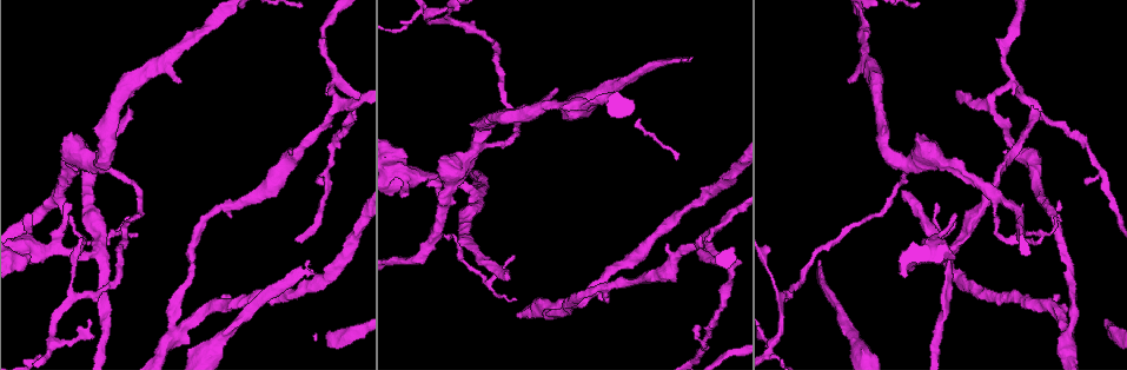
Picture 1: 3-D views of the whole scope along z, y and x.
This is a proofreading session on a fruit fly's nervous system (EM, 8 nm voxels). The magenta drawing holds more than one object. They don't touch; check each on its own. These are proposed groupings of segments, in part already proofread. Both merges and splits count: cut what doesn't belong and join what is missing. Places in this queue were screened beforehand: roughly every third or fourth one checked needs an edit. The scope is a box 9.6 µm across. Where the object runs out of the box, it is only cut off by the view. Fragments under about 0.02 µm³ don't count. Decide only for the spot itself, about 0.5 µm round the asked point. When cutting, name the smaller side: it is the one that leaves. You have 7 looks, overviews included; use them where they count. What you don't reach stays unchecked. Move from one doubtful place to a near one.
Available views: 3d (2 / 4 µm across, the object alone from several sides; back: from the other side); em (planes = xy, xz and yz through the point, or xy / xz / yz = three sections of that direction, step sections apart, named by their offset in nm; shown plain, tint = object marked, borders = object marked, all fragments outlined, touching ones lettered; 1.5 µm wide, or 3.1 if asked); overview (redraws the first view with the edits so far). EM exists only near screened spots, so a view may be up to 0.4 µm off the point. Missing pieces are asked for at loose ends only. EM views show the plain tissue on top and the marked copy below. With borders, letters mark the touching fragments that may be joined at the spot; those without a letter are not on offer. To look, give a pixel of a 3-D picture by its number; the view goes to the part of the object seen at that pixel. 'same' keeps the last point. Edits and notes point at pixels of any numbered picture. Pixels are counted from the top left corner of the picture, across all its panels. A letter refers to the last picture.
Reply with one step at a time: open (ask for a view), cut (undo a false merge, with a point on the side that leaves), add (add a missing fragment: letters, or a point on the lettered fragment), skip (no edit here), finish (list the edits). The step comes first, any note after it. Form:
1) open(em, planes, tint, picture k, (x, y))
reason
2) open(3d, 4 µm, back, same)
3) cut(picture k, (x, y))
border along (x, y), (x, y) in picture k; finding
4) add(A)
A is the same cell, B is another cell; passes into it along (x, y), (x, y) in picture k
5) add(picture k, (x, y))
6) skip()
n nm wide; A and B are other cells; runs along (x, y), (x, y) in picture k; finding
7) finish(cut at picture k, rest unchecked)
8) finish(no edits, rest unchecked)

open(em, 3.1 µm, xz, step 16, tint, picture 1, (711, 252))
arms part here

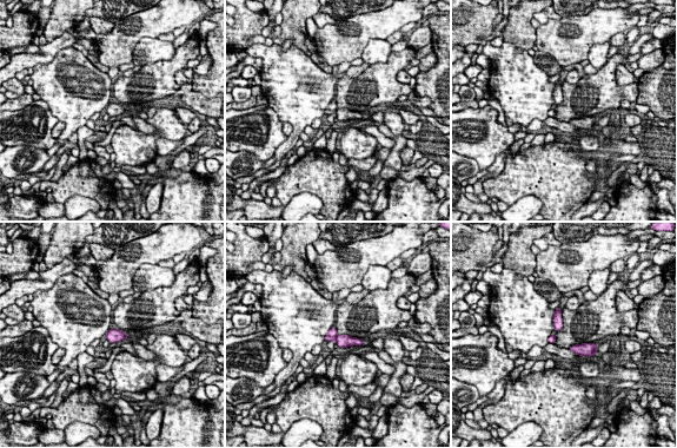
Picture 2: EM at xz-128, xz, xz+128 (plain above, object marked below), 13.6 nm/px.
open(em, 3.1 µm, xy, step 16, borders, same)
cut it another way

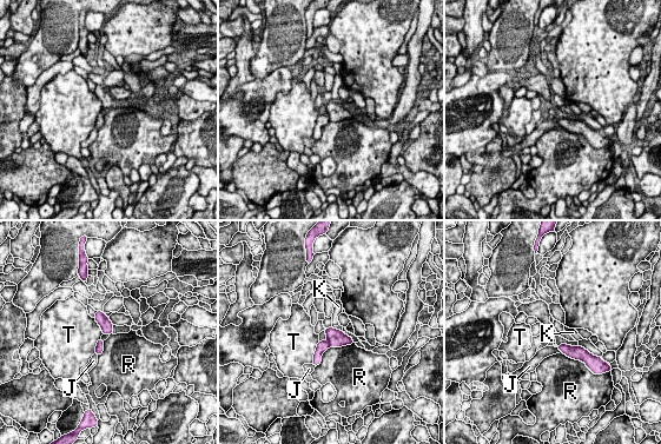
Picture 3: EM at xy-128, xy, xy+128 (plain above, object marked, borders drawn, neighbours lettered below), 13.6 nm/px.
cut(picture 3, (336, 338))
J, K, R and T are other cells; border along (328, 343), (330, 346) in picture 3; two neurons meet here

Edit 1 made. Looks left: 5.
open(overview)
see it whole again

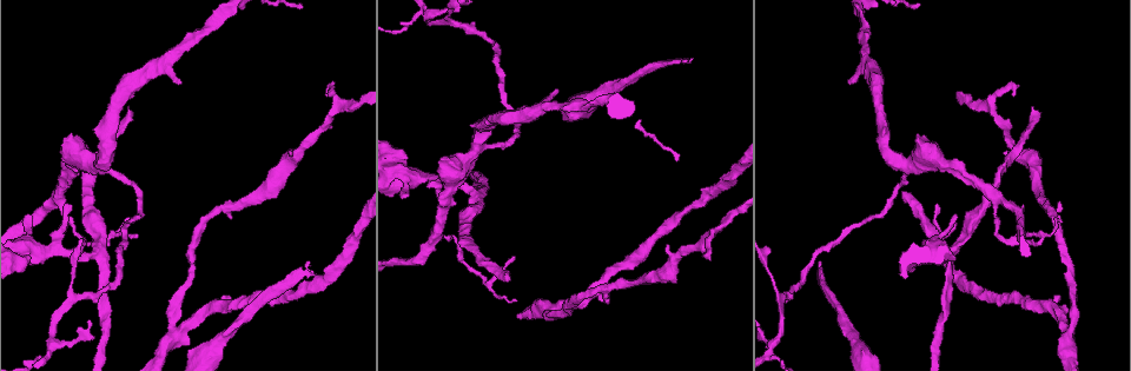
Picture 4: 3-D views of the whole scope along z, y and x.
open(3d, 2 µm, picture 4, (314, 273))
tapers out

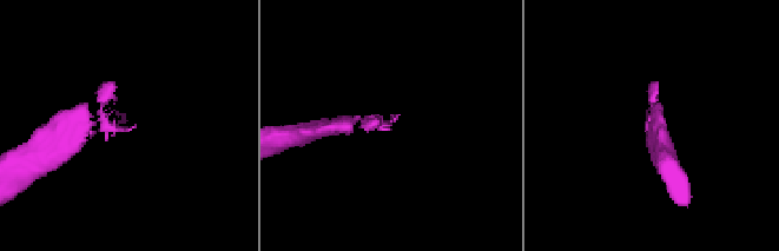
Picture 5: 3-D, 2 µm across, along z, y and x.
open(em, planes, borders, picture 5, (130, 129))

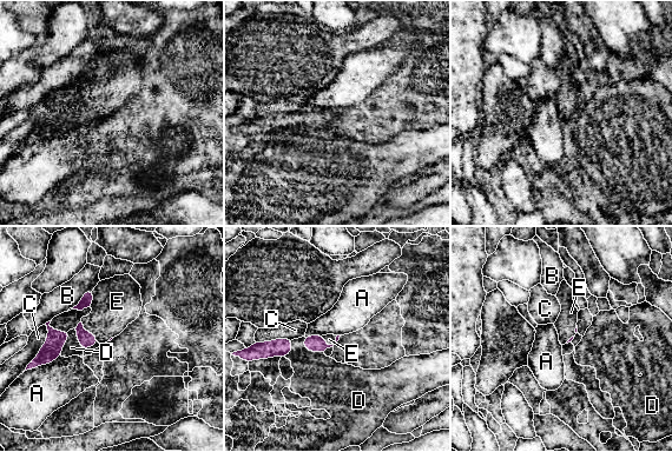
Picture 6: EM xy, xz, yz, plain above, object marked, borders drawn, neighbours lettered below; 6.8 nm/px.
add(E)
E is the same cell, A, B, C and D are other cells; passes into it along (84, 338), (91, 333), (114, 306) in picture 6; it goes on there

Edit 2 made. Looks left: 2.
open(em, planes, tint, picture 4, (54, 341))
four arms meet

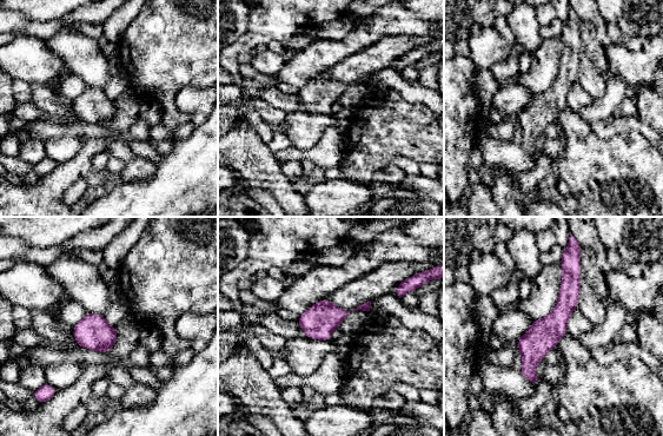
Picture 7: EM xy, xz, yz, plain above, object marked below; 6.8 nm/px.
open(em, planes, borders, same)

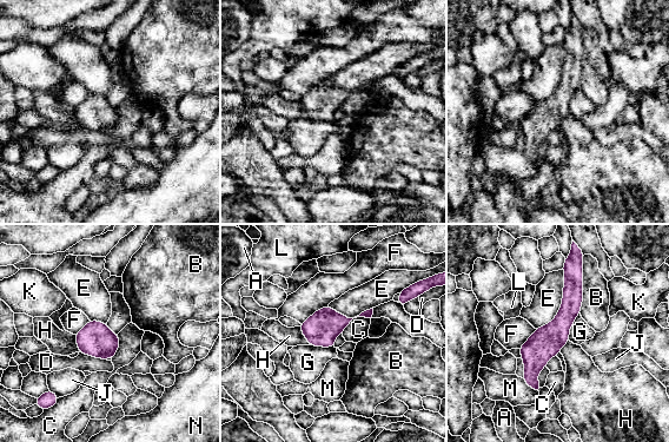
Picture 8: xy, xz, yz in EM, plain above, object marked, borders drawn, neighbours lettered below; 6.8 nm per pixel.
skip()
A, B, C, D, E, F, G, H, J, K, L, M and N are other cells; runs along (568, 271), (571, 307), (535, 353), (537, 388) in picture 8; all the same neuron

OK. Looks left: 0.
finish(cut at picture 3, add at picture 6, rest unchecked)

